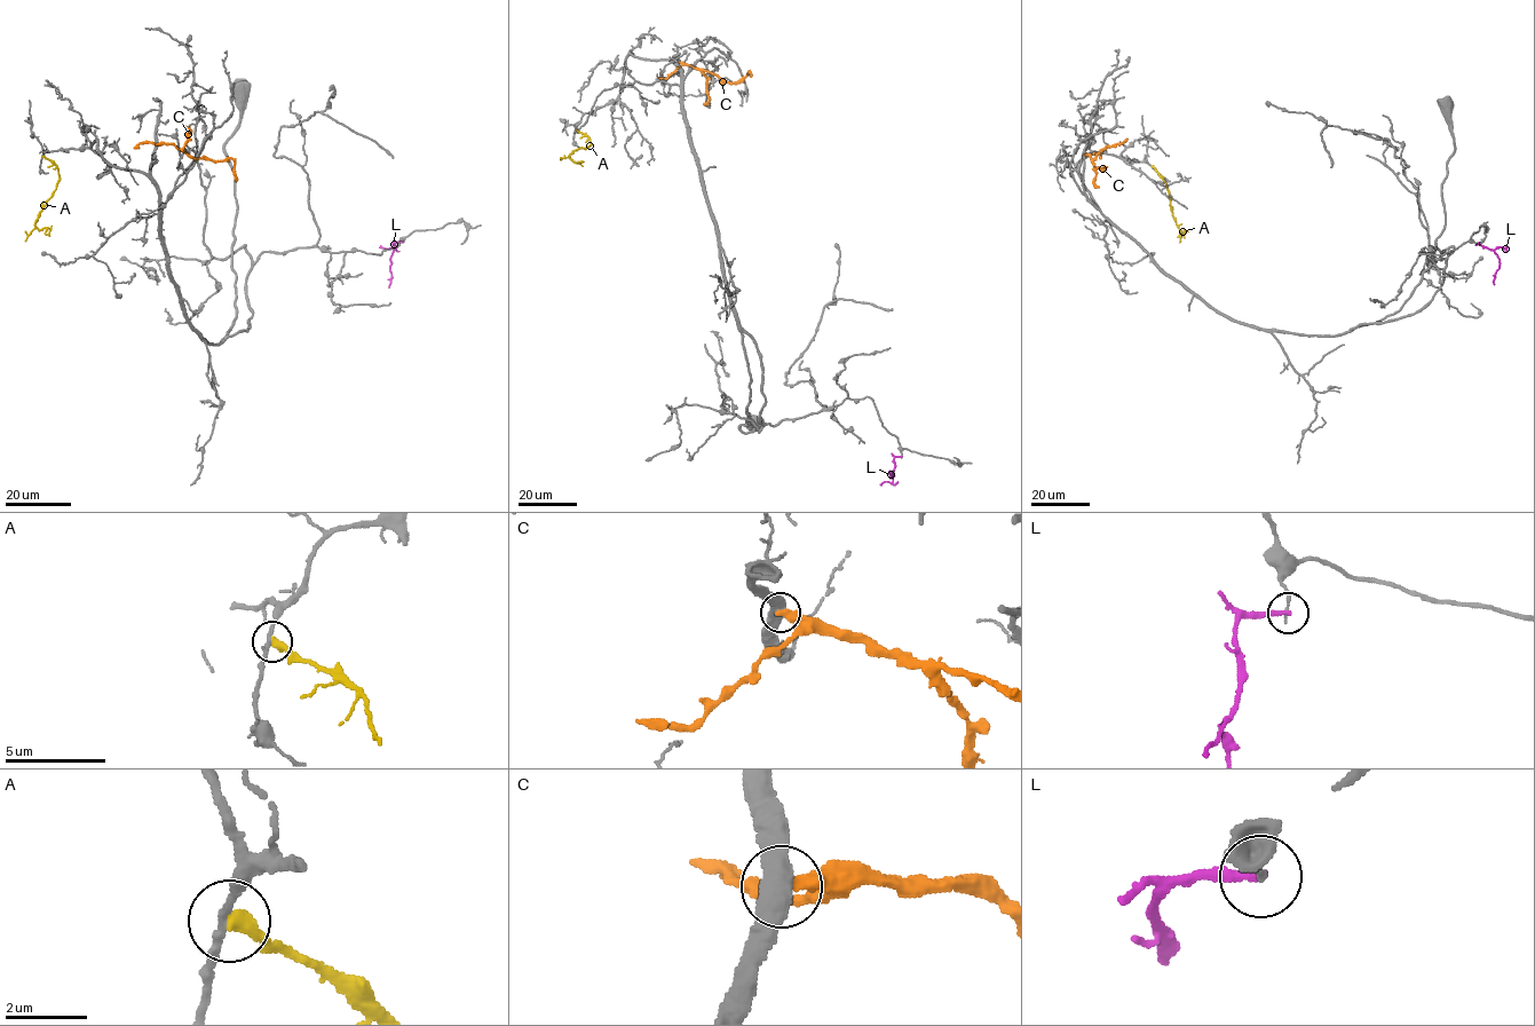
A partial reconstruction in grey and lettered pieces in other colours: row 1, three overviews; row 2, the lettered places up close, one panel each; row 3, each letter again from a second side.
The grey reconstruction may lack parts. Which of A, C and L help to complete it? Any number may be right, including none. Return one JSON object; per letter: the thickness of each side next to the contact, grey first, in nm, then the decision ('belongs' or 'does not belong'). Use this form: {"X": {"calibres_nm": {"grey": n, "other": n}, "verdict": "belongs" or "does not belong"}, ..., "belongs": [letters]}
{"A": {"calibres_nm": {"grey": 180, "other": 420}, "verdict": "does not belong"}, "C": {"calibres_nm": {"grey": 480, "other": 360}, "verdict": "does not belong"}, "L": {"calibres_nm": {"grey": 150, "other": 240}, "verdict": "does not belong"}, "belongs": []}

